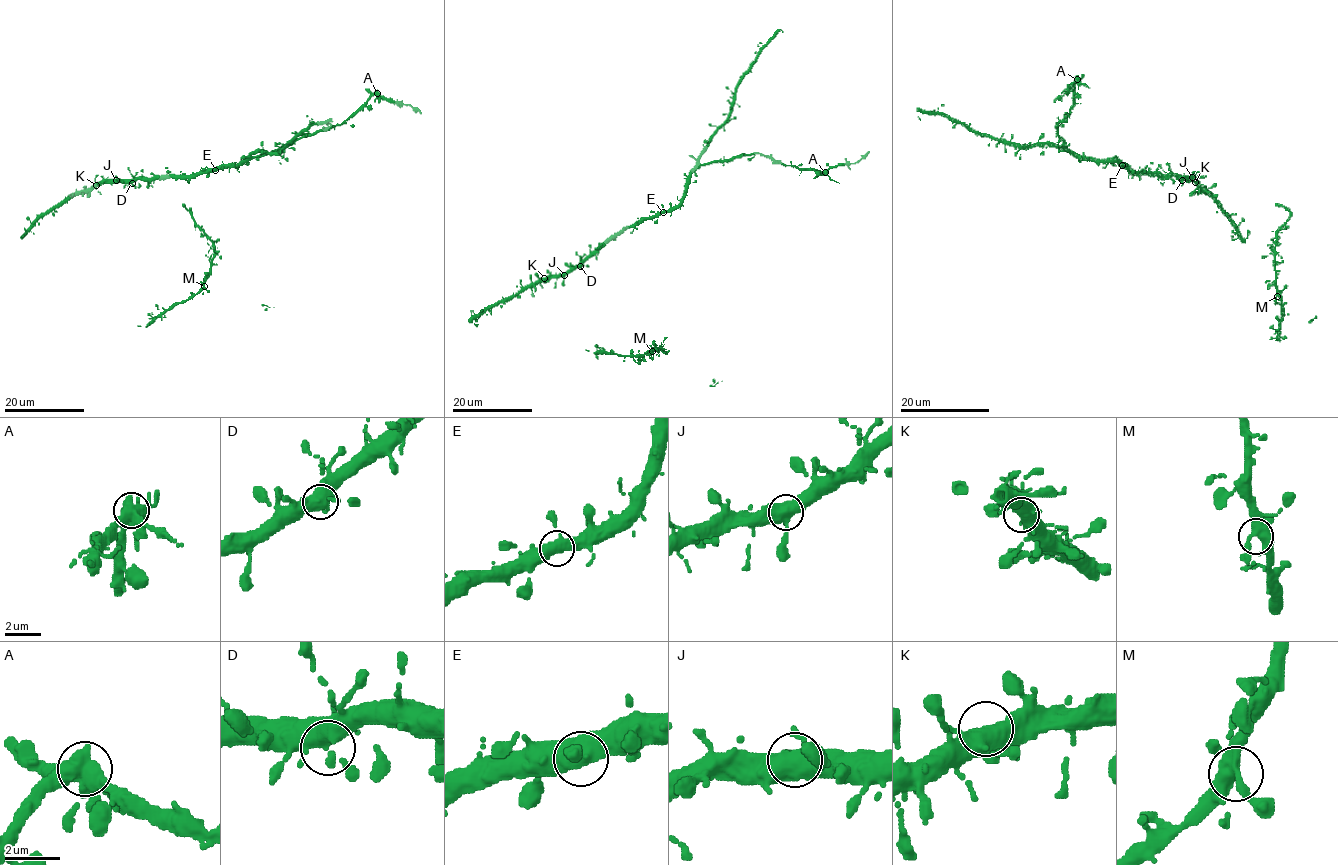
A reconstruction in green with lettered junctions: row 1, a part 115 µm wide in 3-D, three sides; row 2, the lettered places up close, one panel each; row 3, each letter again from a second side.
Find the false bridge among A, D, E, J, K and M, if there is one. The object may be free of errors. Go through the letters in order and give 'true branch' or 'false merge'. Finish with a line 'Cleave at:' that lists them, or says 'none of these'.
A: false merge
D: true branch
E: true branch
J: true branch
K: true branch
M: true branch
Cleave at: A

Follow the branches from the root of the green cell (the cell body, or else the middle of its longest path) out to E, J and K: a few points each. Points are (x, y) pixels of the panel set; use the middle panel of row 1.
E: (610, 240), (626, 228), (663, 212)
J: (610, 240), (564, 275)
K: (610, 240), (569, 271), (544, 278)

